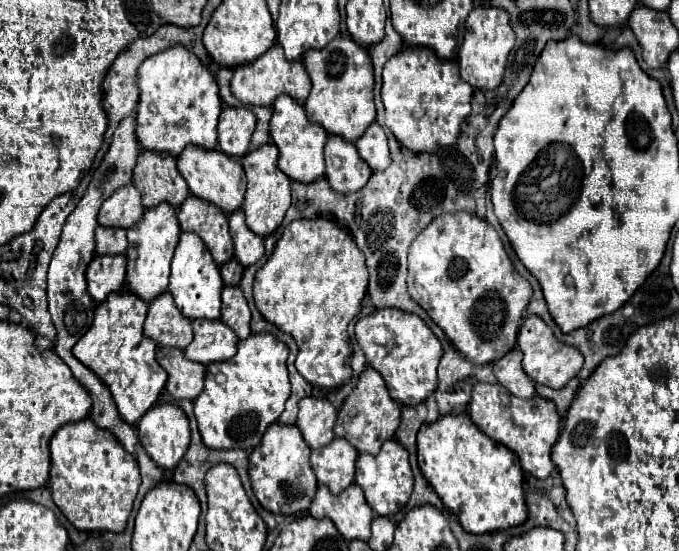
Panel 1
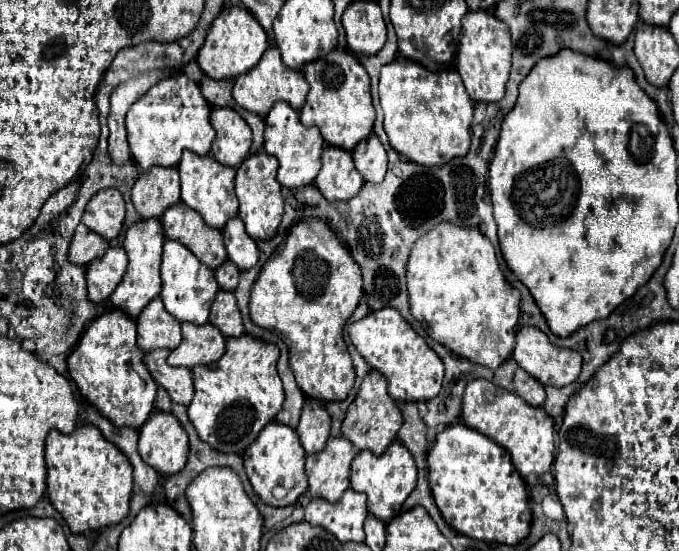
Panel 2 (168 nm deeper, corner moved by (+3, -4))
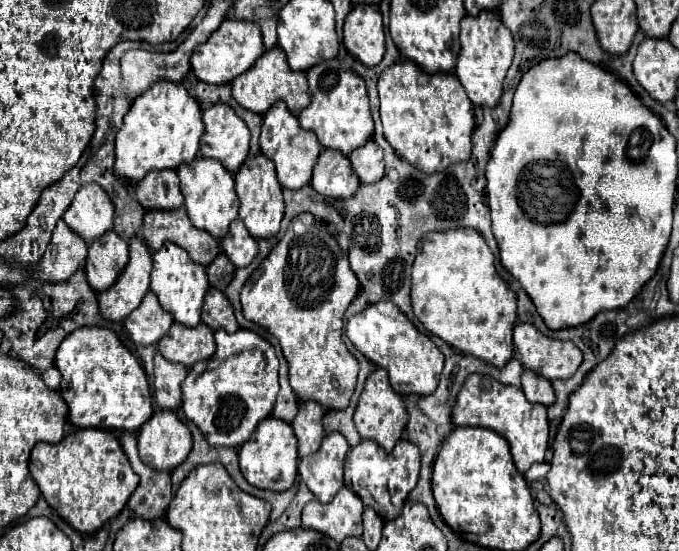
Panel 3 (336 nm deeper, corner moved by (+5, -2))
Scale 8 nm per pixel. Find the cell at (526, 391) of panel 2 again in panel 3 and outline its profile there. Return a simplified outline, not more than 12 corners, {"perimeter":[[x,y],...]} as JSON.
{"perimeter":[[525,370],[521,390],[529,402],[551,406],[553,386],[537,372]]}

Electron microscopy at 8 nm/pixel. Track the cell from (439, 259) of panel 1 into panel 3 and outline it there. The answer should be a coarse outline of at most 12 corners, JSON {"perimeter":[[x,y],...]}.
{"perimeter":[[473,228],[427,234],[417,320],[503,368],[517,298]]}

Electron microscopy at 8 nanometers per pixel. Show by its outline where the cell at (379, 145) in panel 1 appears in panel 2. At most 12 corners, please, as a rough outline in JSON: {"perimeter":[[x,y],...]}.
{"perimeter":[[371,134],[353,148],[353,162],[367,182],[381,182],[387,152]]}

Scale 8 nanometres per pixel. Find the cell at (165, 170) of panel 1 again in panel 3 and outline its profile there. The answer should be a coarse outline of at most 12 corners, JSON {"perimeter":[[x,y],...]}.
{"perimeter":[[175,170],[149,172],[135,184],[139,204],[179,208]]}

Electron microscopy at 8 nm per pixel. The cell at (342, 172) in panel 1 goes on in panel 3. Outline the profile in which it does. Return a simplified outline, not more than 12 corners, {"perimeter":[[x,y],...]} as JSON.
{"perimeter":[[323,150],[311,186],[347,200],[359,188],[347,156]]}

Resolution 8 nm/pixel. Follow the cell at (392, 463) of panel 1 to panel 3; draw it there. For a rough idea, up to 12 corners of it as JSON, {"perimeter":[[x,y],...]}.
{"perimeter":[[419,448],[347,452],[345,486],[393,520],[417,484]]}

